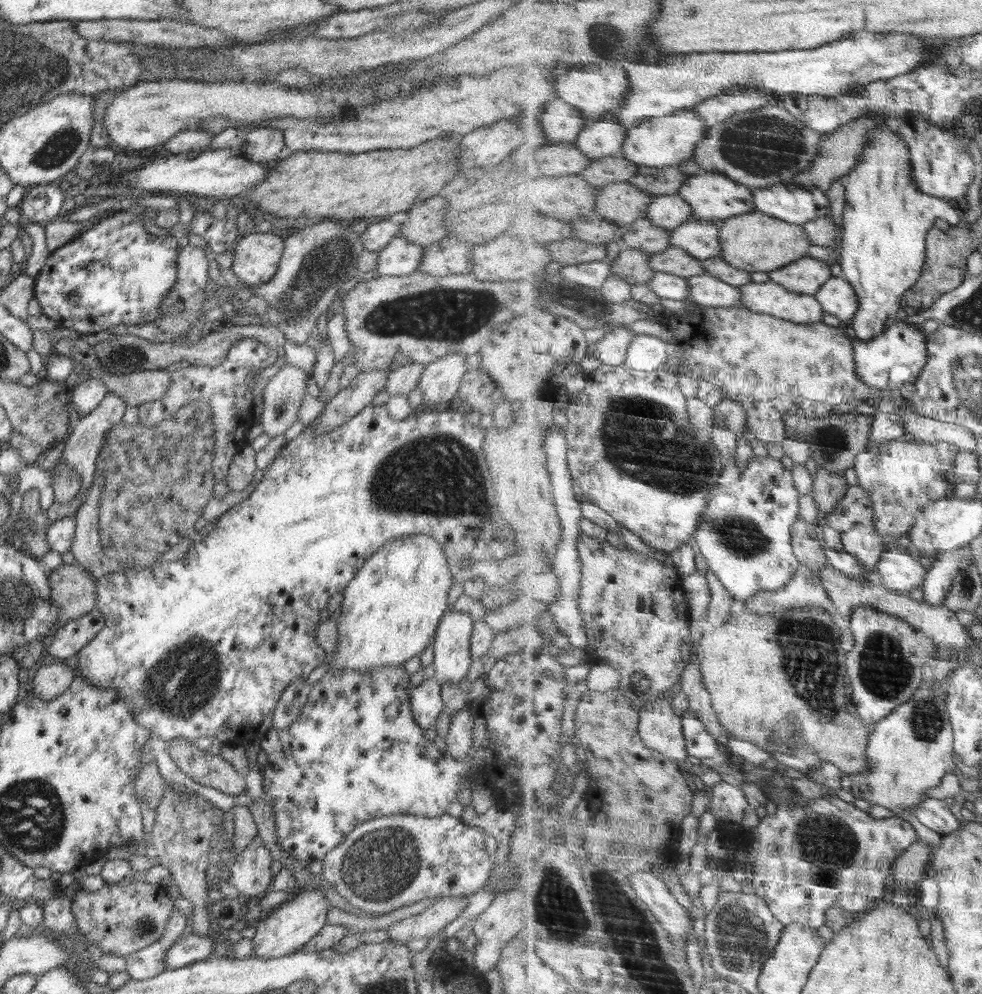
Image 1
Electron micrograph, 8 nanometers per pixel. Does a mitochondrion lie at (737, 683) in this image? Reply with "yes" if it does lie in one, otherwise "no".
no

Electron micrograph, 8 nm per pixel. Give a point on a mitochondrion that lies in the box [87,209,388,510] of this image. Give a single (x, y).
(323, 265)

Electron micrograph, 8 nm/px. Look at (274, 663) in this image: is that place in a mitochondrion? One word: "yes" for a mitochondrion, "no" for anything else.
no

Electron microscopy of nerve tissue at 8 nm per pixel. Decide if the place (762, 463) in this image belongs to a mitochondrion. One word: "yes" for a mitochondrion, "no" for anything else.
no

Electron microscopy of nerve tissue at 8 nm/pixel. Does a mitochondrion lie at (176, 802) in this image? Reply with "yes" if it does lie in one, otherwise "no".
yes

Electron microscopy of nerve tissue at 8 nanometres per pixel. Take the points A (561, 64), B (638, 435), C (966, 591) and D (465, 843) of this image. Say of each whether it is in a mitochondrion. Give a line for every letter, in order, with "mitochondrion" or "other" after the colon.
A: other
B: mitochondrion
C: mitochondrion
D: other

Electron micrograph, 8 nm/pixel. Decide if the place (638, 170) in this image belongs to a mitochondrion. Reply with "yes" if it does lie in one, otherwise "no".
no

